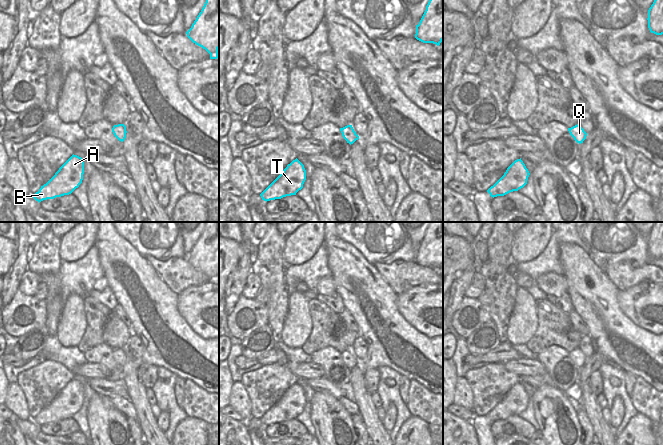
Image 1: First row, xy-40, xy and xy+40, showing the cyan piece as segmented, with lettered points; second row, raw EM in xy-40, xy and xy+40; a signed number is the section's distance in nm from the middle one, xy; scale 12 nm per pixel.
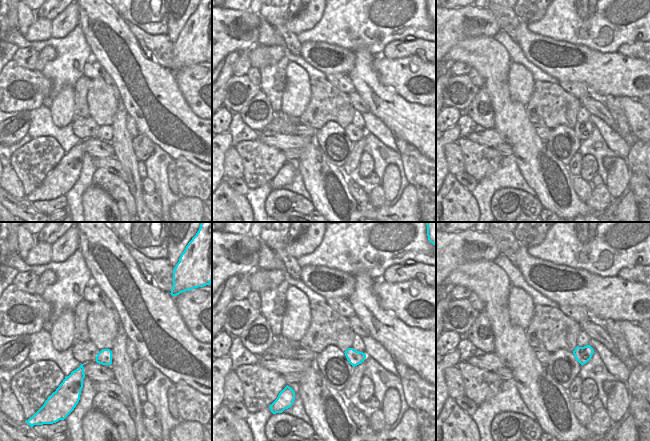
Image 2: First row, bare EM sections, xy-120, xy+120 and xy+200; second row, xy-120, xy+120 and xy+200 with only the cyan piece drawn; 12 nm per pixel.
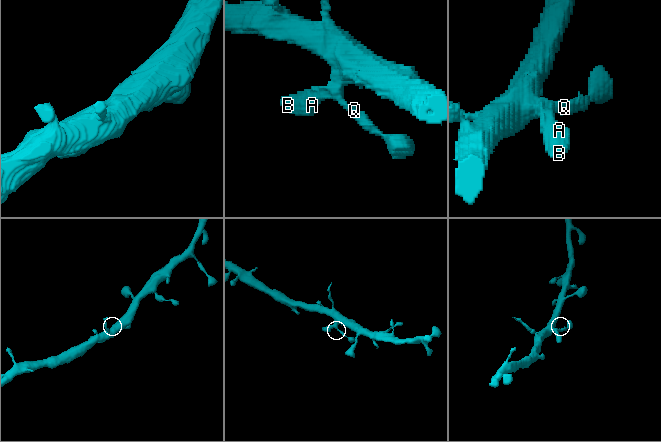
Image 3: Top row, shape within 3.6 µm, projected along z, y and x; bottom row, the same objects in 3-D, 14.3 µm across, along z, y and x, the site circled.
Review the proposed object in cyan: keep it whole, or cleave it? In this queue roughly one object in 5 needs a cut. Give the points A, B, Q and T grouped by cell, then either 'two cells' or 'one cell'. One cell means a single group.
A B Q T; one cell

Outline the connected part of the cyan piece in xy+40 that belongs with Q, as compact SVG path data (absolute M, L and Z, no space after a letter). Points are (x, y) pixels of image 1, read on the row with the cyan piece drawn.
M579 124L568 128L568 131L570 135L574 138L574 140L579 144L583 143L583 141L586 139L587 133Z

